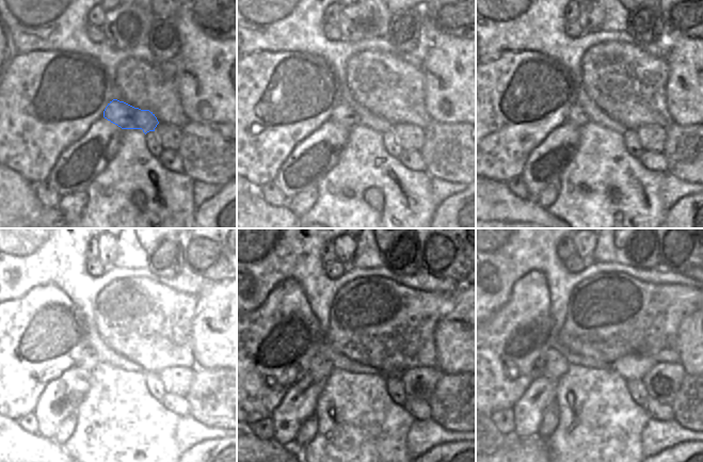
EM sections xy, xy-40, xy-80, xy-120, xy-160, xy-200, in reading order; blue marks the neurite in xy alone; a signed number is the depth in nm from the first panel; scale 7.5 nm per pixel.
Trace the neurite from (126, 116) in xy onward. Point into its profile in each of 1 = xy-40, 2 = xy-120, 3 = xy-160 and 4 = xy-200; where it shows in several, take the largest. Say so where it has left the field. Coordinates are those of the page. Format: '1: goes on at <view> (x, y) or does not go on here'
1: goes on at xy-40 (344, 113)
2: goes on at xy-120 (88, 361)
3: goes on at xy-160 (320, 368)
4: goes on at xy-200 (555, 365)

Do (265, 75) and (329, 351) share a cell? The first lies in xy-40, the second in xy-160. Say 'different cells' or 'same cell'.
different cells

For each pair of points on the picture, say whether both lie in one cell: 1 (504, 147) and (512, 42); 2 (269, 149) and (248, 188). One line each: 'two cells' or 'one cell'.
1: two cells
2: two cells

